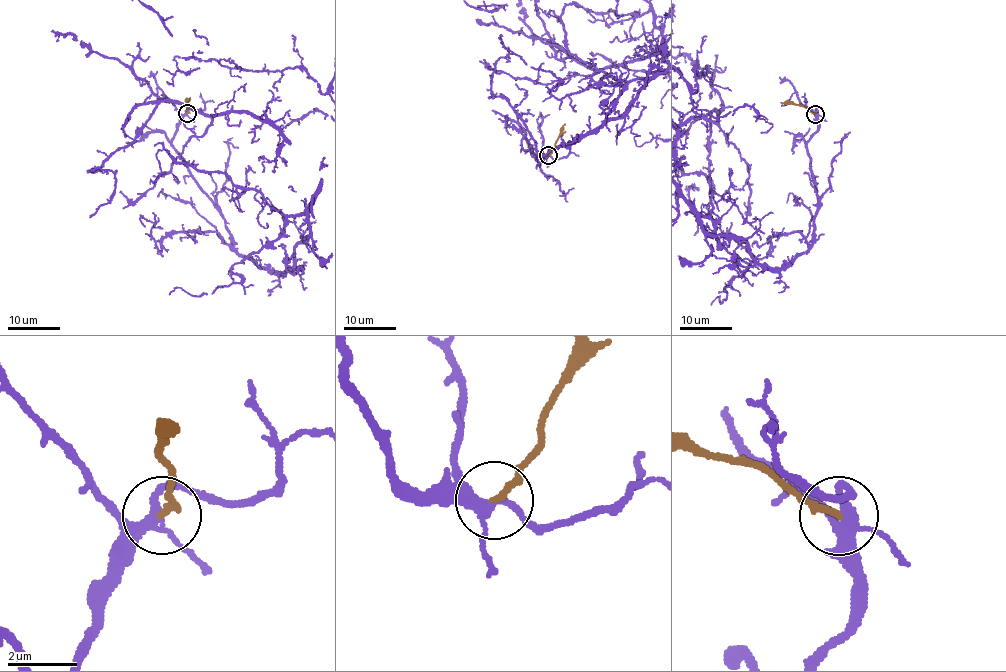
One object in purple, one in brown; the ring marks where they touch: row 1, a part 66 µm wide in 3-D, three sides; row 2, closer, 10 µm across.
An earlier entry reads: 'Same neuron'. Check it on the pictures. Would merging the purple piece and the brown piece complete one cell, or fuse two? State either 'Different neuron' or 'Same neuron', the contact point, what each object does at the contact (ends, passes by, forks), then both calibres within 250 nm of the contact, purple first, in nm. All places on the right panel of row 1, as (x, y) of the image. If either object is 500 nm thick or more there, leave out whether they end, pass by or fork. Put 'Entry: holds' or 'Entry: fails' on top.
Entry: fails
Different neuron. Place: (815, 114). At the ring purple forks. At the ring brown ends. Thickness 260 nm (purple) against 200 nm

